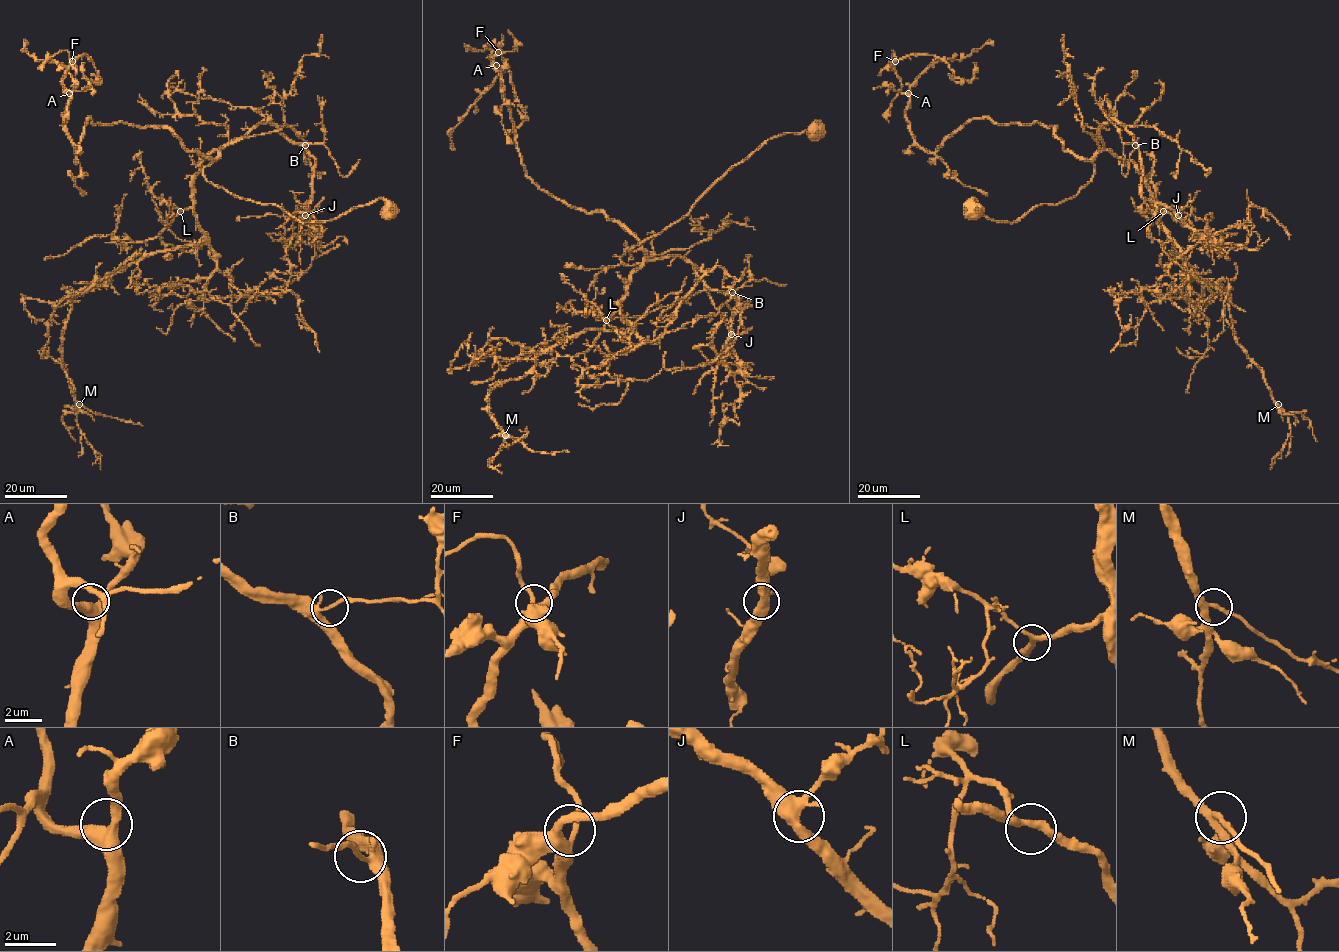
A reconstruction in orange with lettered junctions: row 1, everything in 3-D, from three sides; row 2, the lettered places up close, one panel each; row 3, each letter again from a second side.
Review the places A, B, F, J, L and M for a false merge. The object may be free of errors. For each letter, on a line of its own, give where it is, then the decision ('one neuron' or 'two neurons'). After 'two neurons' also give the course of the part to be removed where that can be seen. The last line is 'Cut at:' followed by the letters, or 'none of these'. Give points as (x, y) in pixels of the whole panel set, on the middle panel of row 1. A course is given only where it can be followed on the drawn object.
A: place (496, 65); one neuron
B: place (732, 292); one neuron
F: place (498, 52); one neuron
J: place (731, 334); one neuron
L: place (606, 320); one neuron
M: place (505, 435); one neuron
Cut at: none of these

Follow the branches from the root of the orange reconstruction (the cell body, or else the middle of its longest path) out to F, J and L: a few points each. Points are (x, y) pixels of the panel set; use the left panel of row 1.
F: (387, 212), (377, 199), (299, 222), (209, 182), (213, 161), (166, 127), (88, 117), (76, 152), (72, 61)
J: (387, 212), (377, 199), (331, 220), (299, 222), (218, 187), (203, 169), (268, 120), (315, 160), (305, 215)
L: (387, 212), (377, 199), (299, 222), (209, 182), (216, 150), (180, 211)

